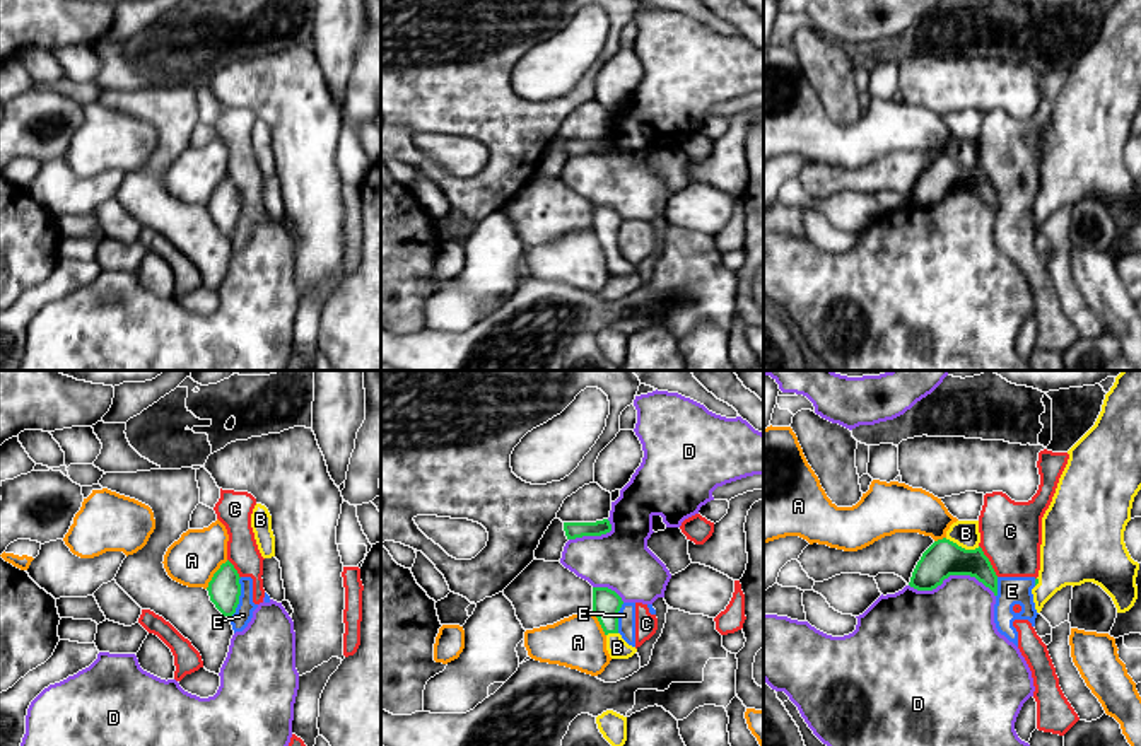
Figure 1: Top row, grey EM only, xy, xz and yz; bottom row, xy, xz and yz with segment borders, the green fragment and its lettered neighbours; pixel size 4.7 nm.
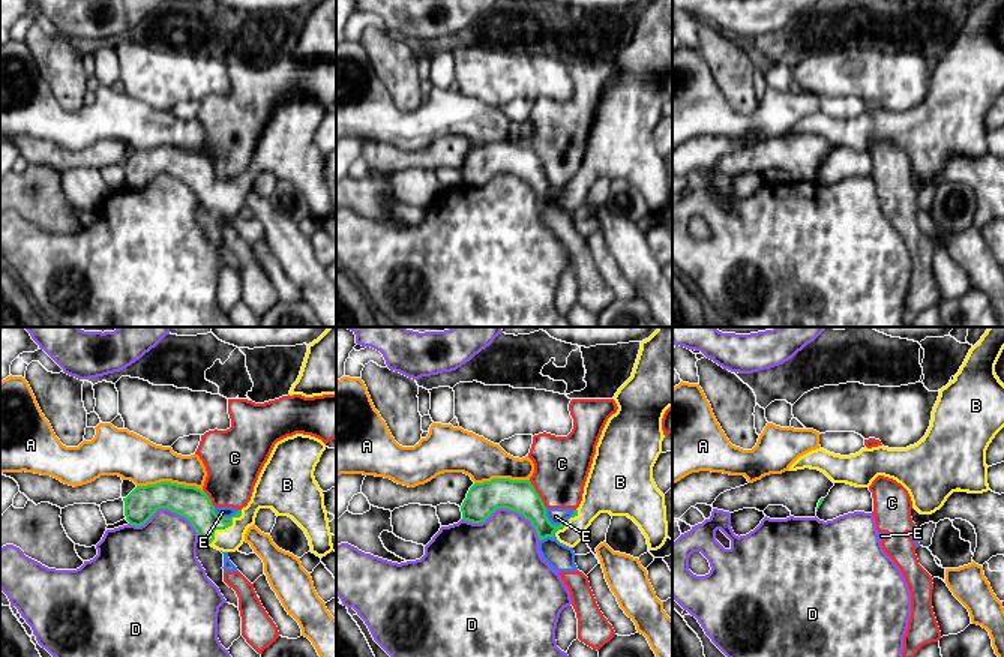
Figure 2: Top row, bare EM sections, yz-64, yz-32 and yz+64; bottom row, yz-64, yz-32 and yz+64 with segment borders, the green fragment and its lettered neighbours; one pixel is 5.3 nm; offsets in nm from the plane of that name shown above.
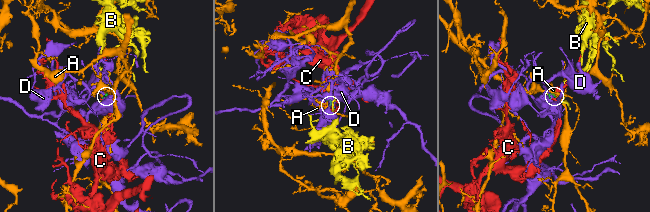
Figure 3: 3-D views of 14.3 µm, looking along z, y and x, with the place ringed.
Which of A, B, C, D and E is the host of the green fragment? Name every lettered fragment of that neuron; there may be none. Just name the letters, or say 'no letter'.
B

